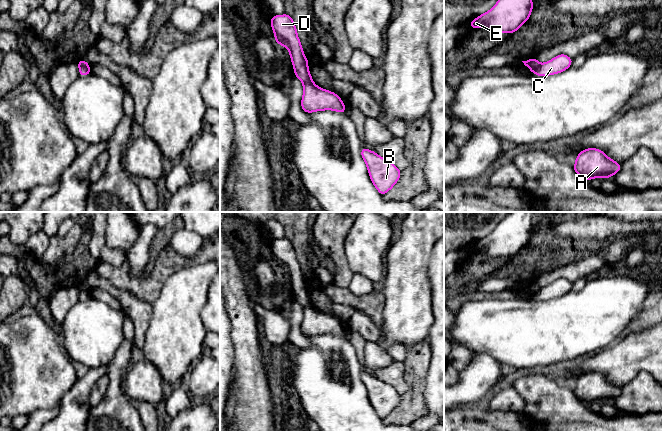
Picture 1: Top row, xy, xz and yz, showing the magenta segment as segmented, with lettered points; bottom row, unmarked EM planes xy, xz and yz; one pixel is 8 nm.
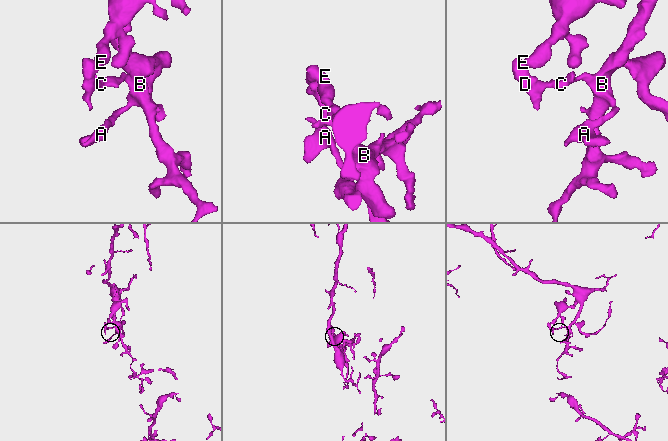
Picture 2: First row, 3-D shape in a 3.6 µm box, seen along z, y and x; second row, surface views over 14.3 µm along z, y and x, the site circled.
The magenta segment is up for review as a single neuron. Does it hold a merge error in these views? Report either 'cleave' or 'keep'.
cleave

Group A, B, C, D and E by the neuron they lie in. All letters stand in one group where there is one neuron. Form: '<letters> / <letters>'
A B C / D E

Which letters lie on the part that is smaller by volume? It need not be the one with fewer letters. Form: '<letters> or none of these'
D, E

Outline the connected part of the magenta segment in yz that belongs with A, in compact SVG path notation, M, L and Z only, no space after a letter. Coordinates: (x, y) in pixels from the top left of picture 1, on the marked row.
M587 148L576 156L572 168L581 178L589 182L592 178L611 178L621 170L621 165L609 158L602 150Z

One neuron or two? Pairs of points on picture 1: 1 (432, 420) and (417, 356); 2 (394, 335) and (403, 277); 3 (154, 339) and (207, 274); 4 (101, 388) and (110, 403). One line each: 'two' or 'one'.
1: two
2: one
3: one
4: two

